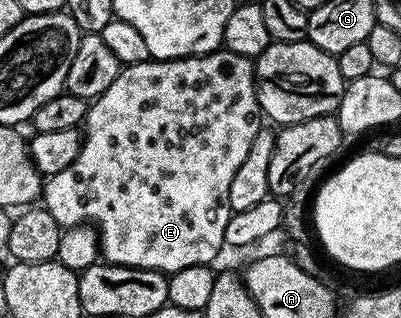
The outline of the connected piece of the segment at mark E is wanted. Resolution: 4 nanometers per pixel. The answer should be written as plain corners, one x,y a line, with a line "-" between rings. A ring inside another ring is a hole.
224,50
209,52
206,56
188,56
182,60
154,60
152,58
138,64
126,64
121,73
99,94
96,100
88,105
83,125
81,149
67,170
59,170
59,174
48,177
43,184
43,207
59,222
62,229
77,228
88,224
97,229
99,256
104,263
128,268
142,268
172,274
179,270
187,270
187,266
200,264
212,265
213,259
226,247
225,235
230,218
229,195
231,181
235,179
235,170
243,166
243,158
247,158
247,150
251,150
251,142
255,142
255,134
263,127
263,113
257,101
257,82
255,64
245,56
231,54

